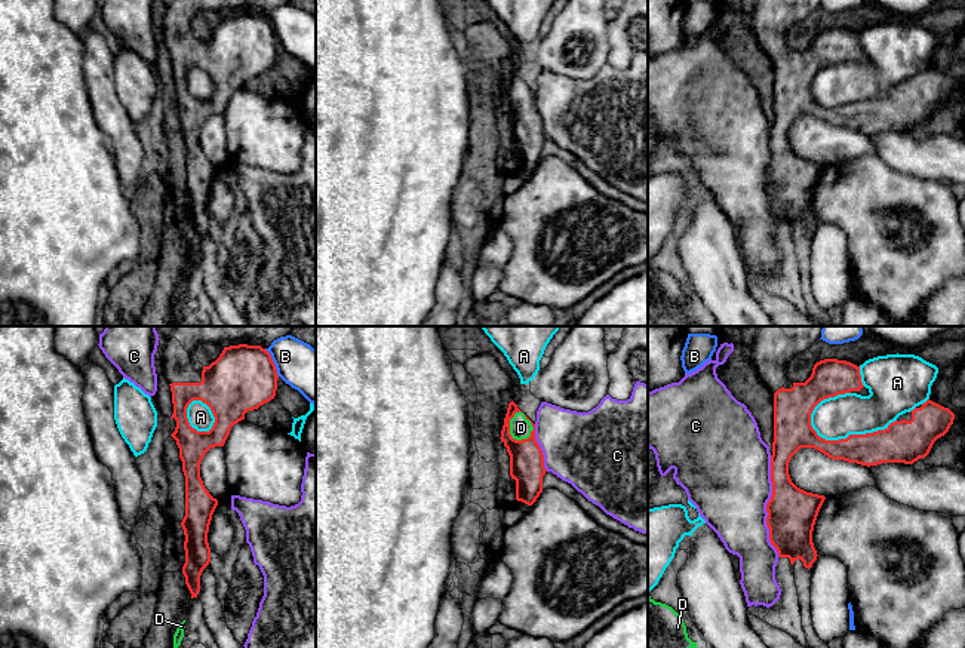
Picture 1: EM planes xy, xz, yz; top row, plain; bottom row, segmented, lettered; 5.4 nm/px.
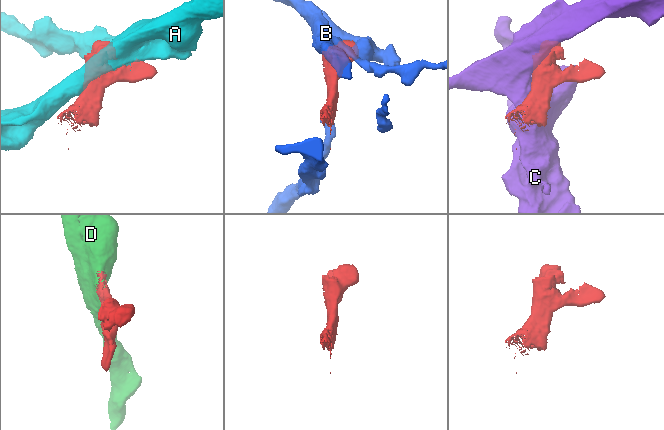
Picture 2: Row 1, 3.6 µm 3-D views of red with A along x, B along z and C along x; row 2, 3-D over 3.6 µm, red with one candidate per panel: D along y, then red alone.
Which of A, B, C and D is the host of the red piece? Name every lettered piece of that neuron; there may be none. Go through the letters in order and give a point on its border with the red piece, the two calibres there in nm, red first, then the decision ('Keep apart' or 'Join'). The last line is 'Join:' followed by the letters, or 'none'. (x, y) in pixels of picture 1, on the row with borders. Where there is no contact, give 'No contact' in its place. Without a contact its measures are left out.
A: Touches red at yz (847, 438). Thickness 190 nm (red) against 240 nm. Keep apart
B: Touches red at xy (273, 362). Thickness 360 nm (red) against 280 nm. Keep apart
C: Touches red at yz (767, 506). Thickness 280 nm (red) against 460 nm. Keep apart
D: Touches red at xz (509, 432). Thickness 190 nm (red) against 120 nm. Join
Join: D

